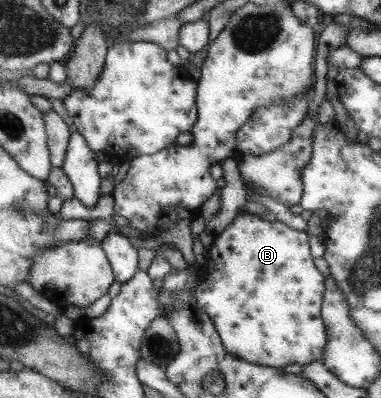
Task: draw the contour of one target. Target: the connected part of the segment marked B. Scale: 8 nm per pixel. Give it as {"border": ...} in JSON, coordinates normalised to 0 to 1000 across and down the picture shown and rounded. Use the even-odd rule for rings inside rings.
{"border":[[[643,533],[585,585],[559,590],[546,653],[512,681],[520,719],[504,731],[562,804],[601,892],[719,927],[848,902],[864,849],[843,804],[856,704],[822,663],[806,588],[795,613],[790,588],[748,568],[717,573],[711,558]]]}

